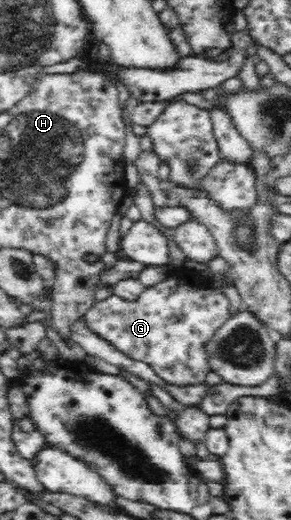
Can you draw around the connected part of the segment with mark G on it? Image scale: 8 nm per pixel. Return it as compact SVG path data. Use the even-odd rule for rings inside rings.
M174 273L157 285L145 287L134 300L126 300L114 293L107 299L98 299L86 311L82 311L77 323L83 323L100 340L110 343L130 359L150 365L154 373L166 383L184 387L202 383L210 373L207 349L218 331L230 319L229 308L228 296L214 283L206 280L201 287L195 287L182 273Z

